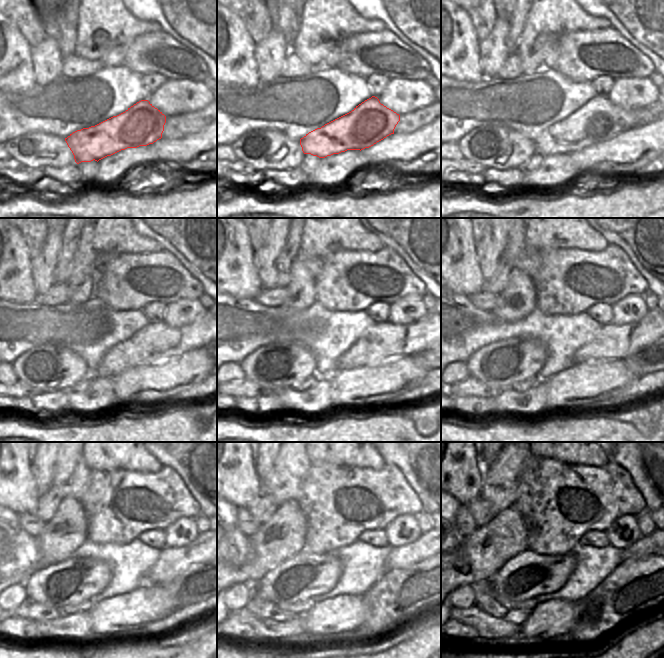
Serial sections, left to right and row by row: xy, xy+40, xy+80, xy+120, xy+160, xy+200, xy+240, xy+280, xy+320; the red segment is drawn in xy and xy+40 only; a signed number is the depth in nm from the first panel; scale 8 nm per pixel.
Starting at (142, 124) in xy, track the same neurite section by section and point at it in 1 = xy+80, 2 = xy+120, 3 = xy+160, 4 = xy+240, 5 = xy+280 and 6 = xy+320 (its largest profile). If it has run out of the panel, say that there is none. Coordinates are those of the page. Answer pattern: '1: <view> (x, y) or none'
1: xy+80 (599, 119)
2: xy+120 (157, 341)
3: xy+160 (383, 342)
4: xy+240 (171, 562)
5: xy+280 (403, 556)
6: xy+320 (644, 546)

